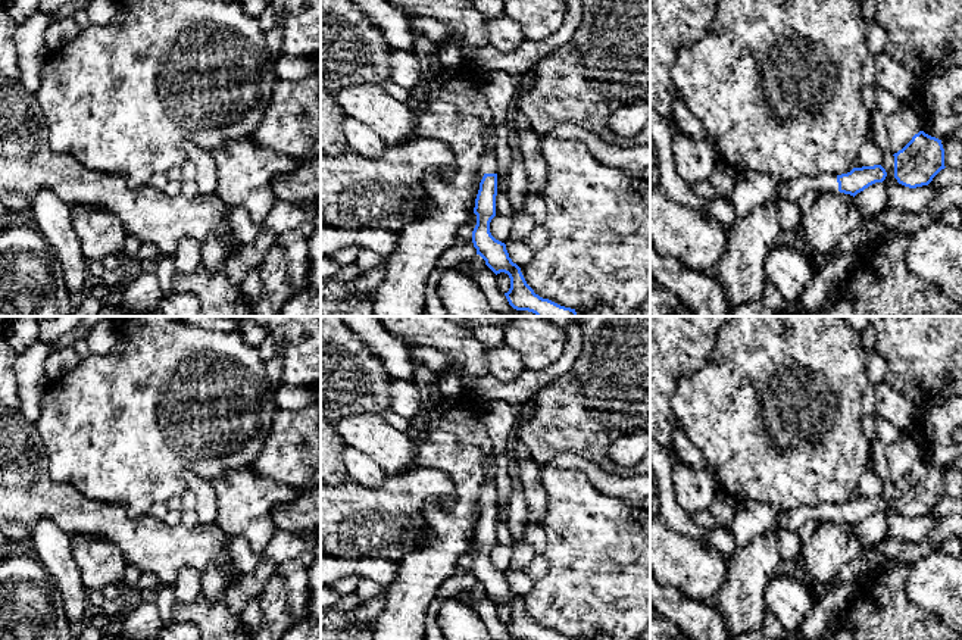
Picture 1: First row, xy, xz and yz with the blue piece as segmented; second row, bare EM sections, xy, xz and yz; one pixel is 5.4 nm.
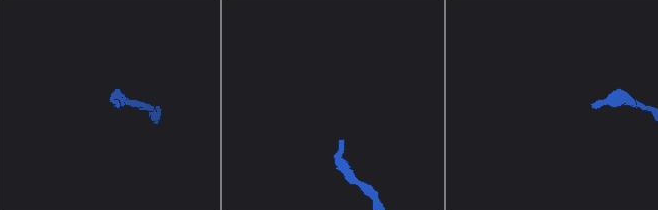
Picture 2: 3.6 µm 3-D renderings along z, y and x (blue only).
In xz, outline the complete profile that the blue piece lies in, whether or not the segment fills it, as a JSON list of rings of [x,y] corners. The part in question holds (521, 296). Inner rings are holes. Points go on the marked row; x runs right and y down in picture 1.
[[[485,134],[485,154],[481,169],[484,177],[475,199],[474,213],[477,225],[472,231],[472,243],[485,265],[497,275],[505,272],[510,278],[510,288],[505,293],[509,305],[516,310],[528,310],[537,316],[580,316],[575,309],[560,306],[534,293],[527,284],[521,268],[512,262],[506,244],[496,240],[490,232],[490,222],[496,216],[497,163],[494,156],[496,134]]]

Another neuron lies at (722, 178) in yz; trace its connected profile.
[[[718,160],[712,177],[709,178],[713,188],[722,199],[730,199],[735,190],[735,174],[728,163]]]

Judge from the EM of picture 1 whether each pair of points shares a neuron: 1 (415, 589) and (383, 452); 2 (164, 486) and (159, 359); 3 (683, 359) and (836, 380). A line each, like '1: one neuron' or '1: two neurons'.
1: two neurons
2: one neuron
3: two neurons

